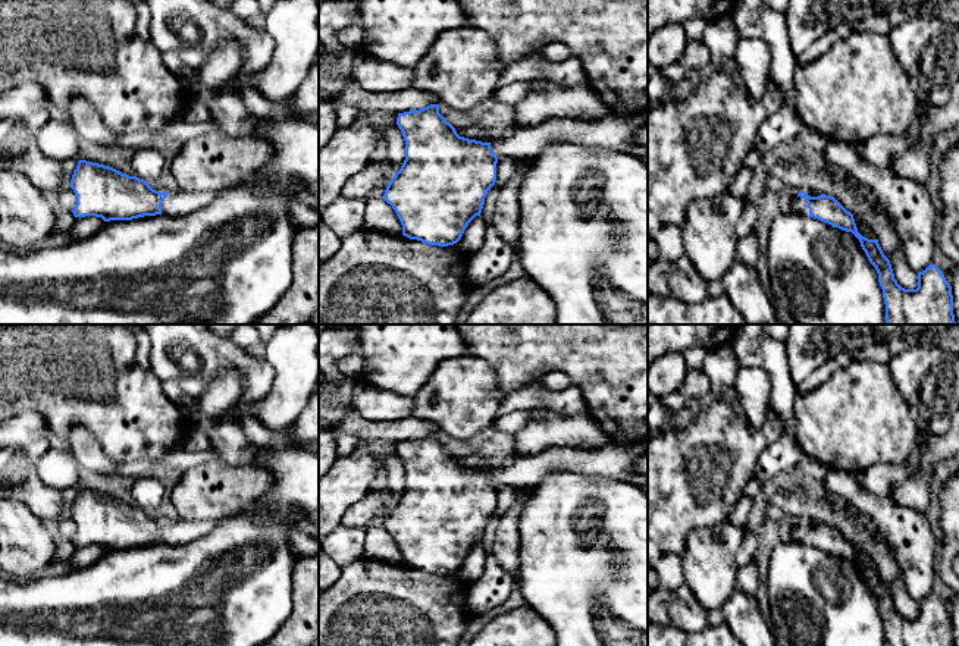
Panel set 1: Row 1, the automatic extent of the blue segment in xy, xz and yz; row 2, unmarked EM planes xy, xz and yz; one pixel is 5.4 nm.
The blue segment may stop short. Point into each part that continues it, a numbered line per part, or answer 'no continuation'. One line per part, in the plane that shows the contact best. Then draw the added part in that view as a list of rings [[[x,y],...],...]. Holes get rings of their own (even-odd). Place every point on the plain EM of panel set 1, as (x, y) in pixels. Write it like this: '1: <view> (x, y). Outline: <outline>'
1: yz (799, 533). Outline: [[[797,524],[793,529],[793,539],[802,545],[809,545],[809,537],[808,537],[806,529],[800,527]]]

